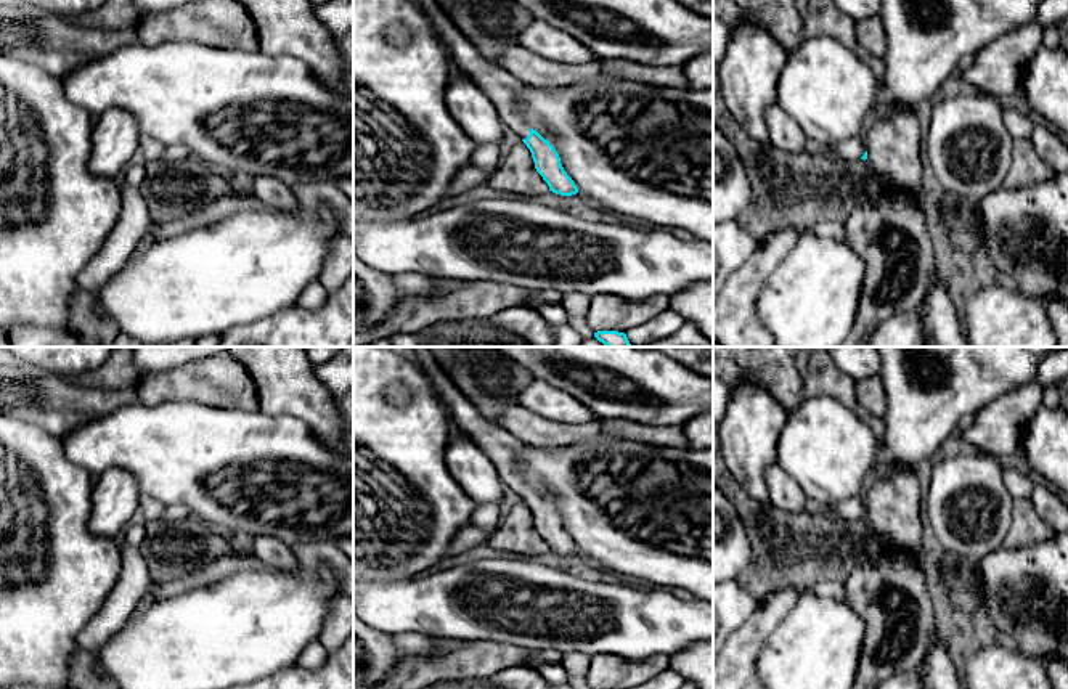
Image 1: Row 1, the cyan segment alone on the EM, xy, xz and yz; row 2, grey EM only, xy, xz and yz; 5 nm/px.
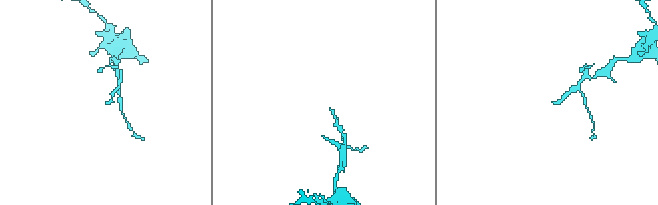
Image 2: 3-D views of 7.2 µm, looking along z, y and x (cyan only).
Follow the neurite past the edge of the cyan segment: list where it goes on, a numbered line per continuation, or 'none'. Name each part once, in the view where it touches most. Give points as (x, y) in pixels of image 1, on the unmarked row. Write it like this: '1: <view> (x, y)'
1: xz (500, 447)

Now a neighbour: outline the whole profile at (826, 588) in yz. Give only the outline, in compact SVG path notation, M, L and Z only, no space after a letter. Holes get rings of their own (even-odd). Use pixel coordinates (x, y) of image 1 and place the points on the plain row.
M821 580L817 581L811 591L819 597L829 597L829 599L845 599L846 596L846 586L840 580Z

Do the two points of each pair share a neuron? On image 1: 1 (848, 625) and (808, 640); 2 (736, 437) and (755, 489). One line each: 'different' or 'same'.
1: same
2: same

